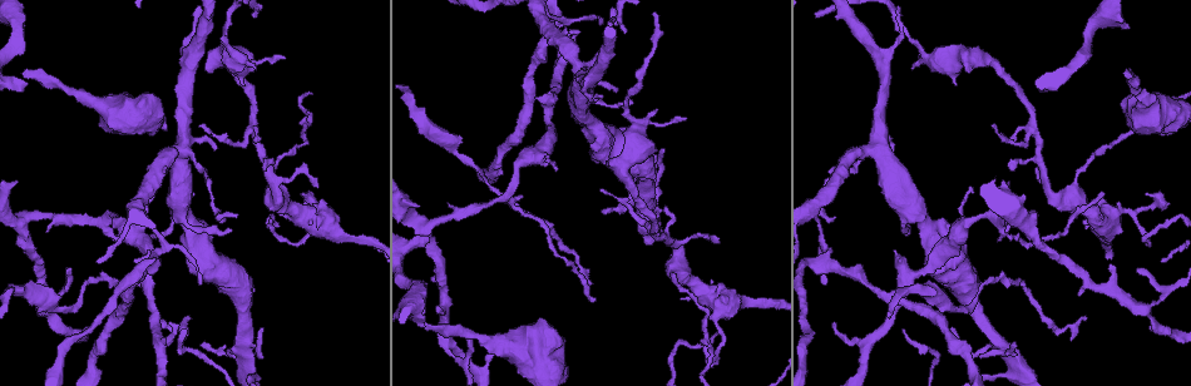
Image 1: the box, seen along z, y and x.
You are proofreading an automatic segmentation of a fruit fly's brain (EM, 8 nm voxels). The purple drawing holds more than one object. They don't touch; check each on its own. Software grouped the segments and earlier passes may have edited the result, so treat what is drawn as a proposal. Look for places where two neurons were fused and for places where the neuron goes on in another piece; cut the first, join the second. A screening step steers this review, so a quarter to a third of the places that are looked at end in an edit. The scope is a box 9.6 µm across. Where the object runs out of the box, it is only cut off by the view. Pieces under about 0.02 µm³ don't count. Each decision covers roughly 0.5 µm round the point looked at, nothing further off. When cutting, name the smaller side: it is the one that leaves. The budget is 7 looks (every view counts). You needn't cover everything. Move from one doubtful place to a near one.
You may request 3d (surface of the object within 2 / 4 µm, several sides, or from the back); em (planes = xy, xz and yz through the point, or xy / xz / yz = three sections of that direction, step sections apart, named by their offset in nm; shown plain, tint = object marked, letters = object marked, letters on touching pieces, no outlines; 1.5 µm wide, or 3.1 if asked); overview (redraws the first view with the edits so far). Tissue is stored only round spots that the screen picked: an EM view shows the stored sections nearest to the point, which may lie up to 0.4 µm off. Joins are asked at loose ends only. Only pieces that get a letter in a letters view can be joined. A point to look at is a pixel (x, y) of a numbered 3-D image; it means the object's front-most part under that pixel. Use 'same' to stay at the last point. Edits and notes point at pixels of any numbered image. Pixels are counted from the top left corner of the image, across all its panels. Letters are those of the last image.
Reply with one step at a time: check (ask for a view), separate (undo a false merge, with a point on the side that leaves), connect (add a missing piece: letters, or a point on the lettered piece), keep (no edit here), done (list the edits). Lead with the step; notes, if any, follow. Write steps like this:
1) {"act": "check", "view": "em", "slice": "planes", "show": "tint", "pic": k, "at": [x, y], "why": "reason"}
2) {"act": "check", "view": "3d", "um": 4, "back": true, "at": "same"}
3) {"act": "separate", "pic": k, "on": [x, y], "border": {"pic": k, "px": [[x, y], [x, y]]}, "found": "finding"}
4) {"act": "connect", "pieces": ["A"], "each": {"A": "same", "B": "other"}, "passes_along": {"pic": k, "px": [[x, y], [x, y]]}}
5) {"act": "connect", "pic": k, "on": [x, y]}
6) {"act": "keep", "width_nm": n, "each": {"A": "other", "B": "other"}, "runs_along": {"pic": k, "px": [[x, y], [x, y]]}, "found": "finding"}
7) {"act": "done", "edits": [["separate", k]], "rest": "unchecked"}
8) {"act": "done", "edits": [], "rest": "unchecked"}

{"act": "check", "view": "em", "slice": "planes", "show": "plain", "pic": 1, "at": [559, 24], "why": "three-way junction"}

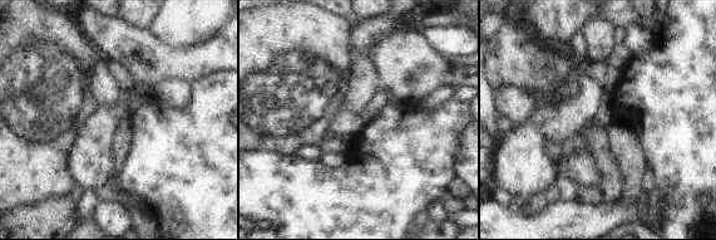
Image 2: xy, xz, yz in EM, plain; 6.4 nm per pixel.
{"act": "check", "view": "em", "slice": "planes", "show": "tint", "at": "same"}

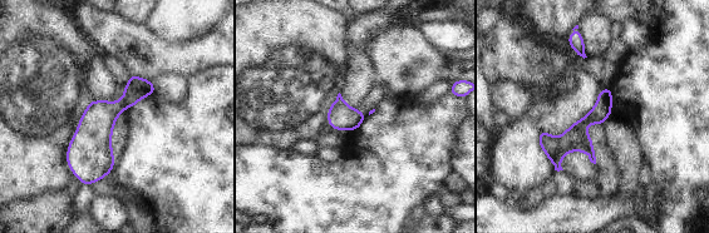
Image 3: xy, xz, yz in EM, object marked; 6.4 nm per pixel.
{"act": "check", "view": "em", "slice": "planes", "show": "letters", "at": "same"}

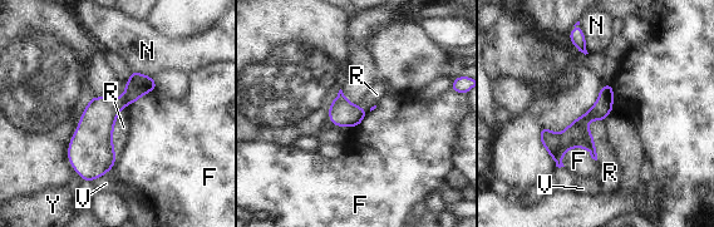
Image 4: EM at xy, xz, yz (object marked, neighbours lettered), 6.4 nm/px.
{"act": "separate", "pic": 4, "on": [97, 123], "each": {"F": "other", "N": "other", "R": "other", "V": "other", "Y": "other"}, "part_leaving": {"pic": 4, "px": [[609, 87], [559, 163]]}, "found": "a second neuron is stuck on"}

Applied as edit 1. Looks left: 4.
{"act": "check", "view": "overview"}

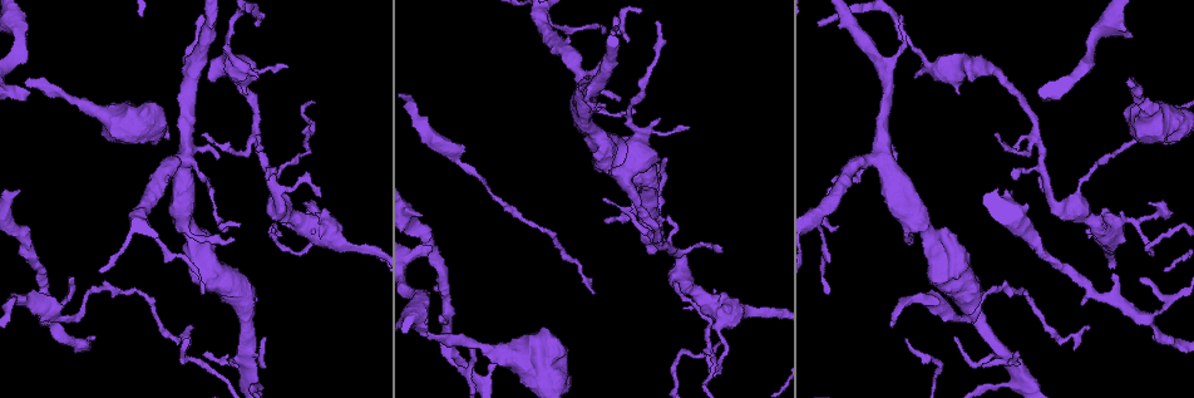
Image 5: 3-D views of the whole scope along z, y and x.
{"act": "check", "view": "em", "slice": "planes", "show": "letters", "pic": 5, "at": [429, 247], "why": "free end"}

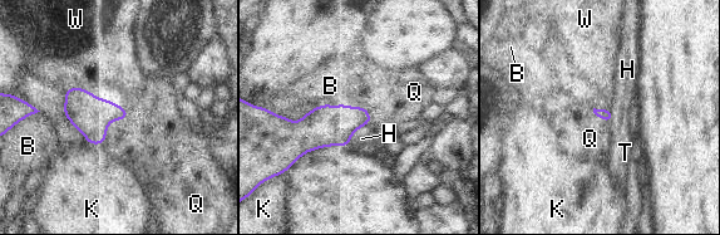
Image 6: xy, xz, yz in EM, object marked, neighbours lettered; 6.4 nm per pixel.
{"act": "keep", "each": {"B": "other", "H": "other", "K": "other", "Q": "other", "T": "other", "W": "other"}, "border": {"pic": 6, "px": [[129, 111], [109, 123], [103, 143]]}, "found": "none of them fits"}

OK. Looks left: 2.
{"act": "check", "view": "3d", "um": 4, "pic": 5, "at": [895, 160], "why": "an open end"}

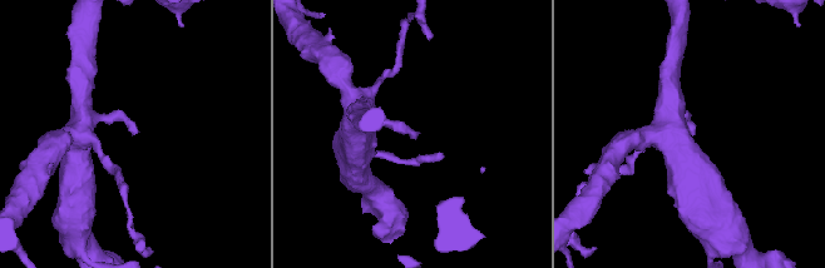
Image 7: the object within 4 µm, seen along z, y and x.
{"act": "check", "view": "em", "slice": "planes", "show": "letters", "pic": 7, "at": [420, 133]}

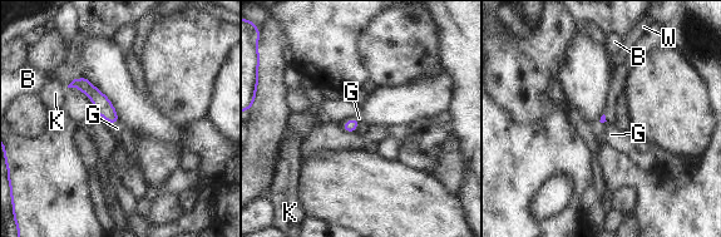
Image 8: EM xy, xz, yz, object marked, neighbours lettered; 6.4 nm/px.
{"act": "connect", "pic": 8, "on": [117, 128], "each": {"B": "other", "G": "same", "K": "other", "W": "other"}, "passes_along": {"pic": 8, "px": [[104, 108], [115, 123], [117, 128]]}, "found": "the neuron continues"}

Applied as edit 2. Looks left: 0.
{"act": "done", "edits": [["separate", 4], ["connect", 8]], "rest": "unchecked"}

